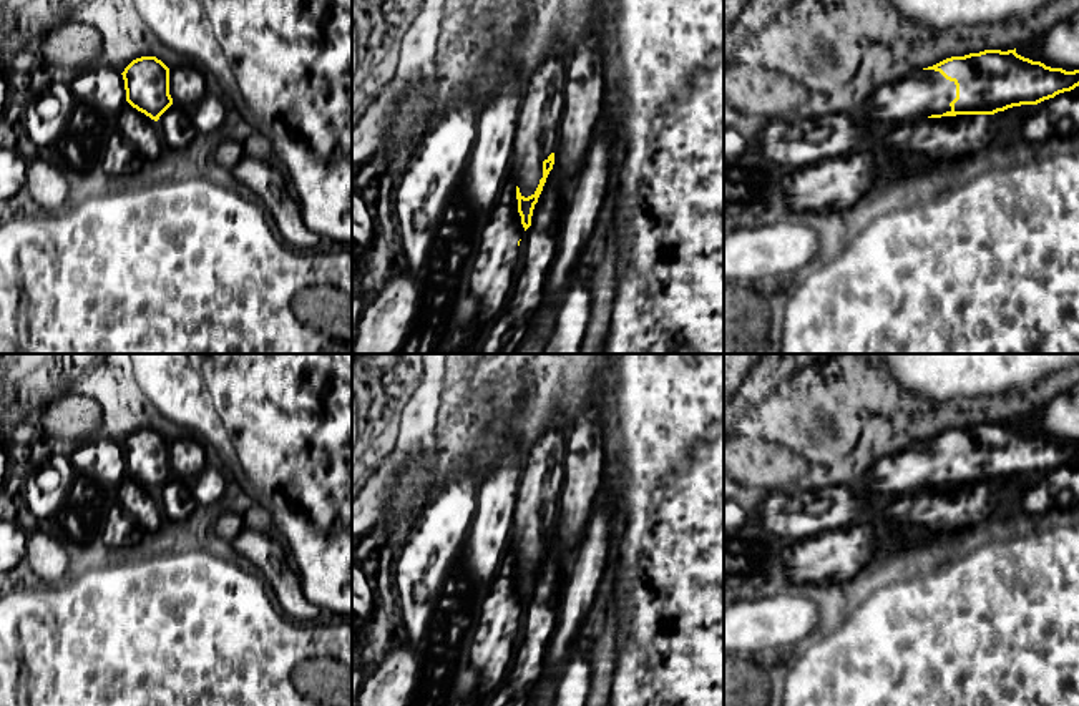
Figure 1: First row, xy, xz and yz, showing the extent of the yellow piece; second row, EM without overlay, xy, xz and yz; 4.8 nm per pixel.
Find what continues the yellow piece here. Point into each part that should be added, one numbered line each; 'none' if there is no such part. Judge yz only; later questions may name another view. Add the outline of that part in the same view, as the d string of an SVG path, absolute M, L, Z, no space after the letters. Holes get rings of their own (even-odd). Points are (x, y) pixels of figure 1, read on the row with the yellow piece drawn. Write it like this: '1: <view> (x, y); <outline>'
1: yz (925, 92); M916 70L896 85L883 86L870 95L860 106L860 113L870 121L895 128L951 111L950 103L954 98L954 81L935 70Z

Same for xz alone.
1: xz (540, 115); M556 50L533 73L520 108L510 173L525 198L535 194L543 161L558 148L566 70L564 53Z

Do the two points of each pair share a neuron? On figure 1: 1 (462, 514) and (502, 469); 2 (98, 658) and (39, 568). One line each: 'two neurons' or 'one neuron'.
1: two neurons
2: two neurons

